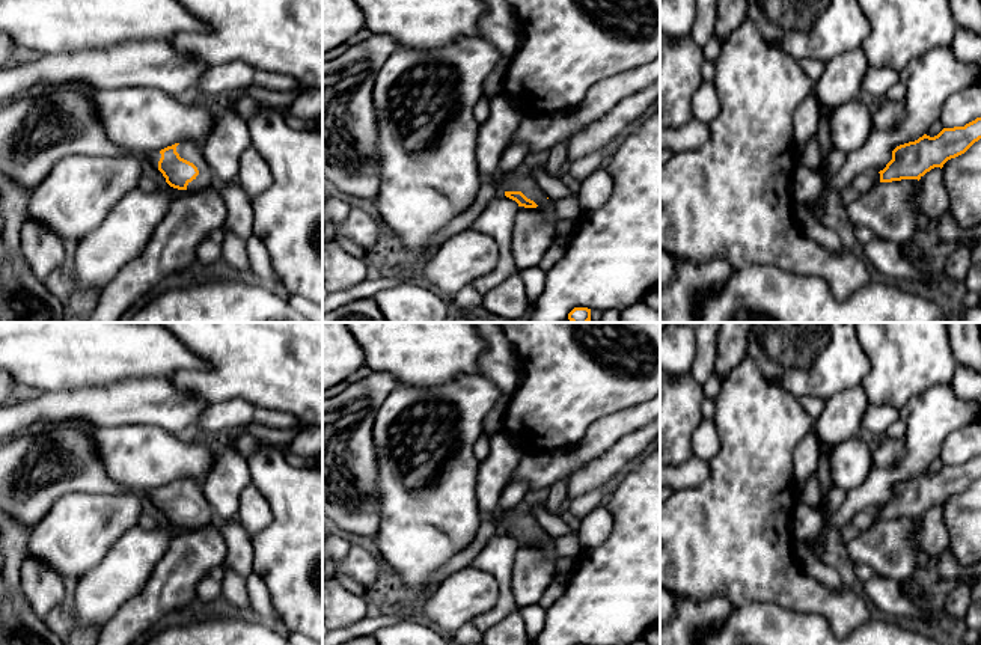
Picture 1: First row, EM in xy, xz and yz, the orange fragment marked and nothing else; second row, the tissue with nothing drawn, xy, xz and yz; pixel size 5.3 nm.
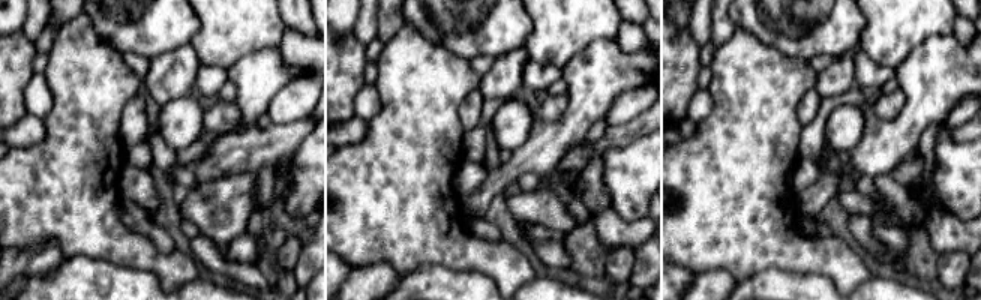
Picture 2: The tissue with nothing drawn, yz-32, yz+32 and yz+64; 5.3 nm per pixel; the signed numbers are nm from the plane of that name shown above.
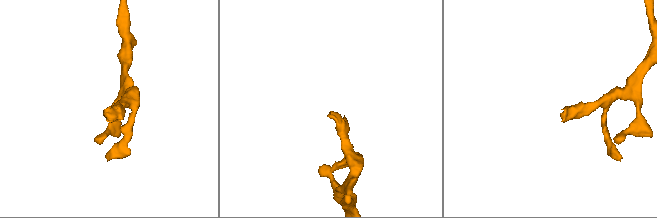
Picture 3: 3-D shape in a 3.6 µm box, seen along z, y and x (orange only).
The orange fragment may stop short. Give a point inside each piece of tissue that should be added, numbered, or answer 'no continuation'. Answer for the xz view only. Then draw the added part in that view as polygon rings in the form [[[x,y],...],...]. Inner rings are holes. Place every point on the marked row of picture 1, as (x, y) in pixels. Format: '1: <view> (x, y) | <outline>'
1: xz (508, 181) | [[[496,172],[490,181],[494,181],[503,191],[521,191],[527,199],[536,205],[547,200],[546,193],[539,188],[532,175],[512,172]]]

